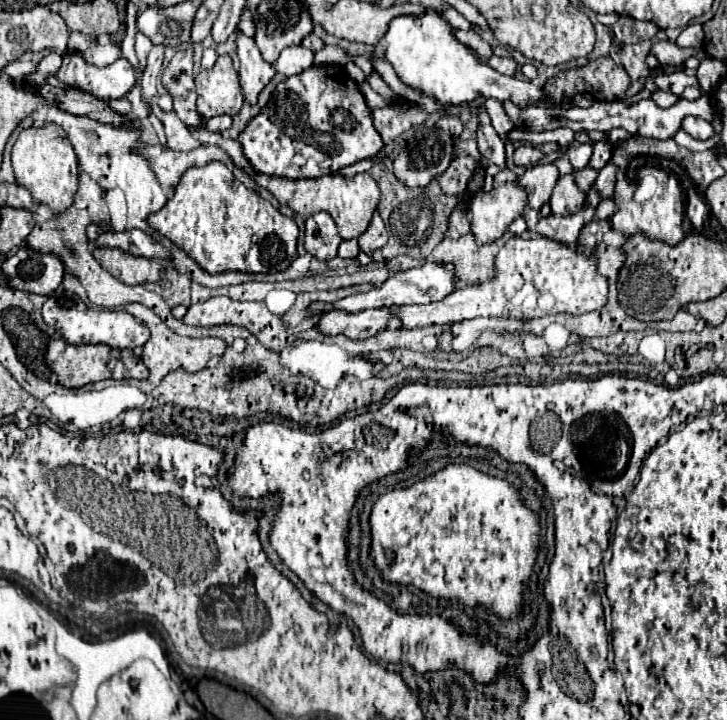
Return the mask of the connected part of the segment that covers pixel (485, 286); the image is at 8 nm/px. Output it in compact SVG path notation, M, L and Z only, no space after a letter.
M510 237L494 261L494 277L468 285L464 289L454 291L454 295L448 295L446 299L438 303L428 305L410 305L410 307L398 307L398 319L402 321L404 329L414 327L426 327L426 325L444 325L444 323L460 323L466 319L478 319L478 317L490 317L490 319L536 319L546 315L558 315L558 313L570 313L570 315L584 315L590 311L596 311L608 303L608 279L598 273L598 261L594 253L584 253L578 249L580 243L564 245L558 241L552 241L548 237L534 237L534 239L522 239L522 237Z

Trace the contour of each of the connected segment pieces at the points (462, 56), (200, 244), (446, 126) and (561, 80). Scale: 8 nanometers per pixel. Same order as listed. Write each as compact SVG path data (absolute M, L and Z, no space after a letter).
M426 11L422 17L396 17L390 21L390 29L386 33L386 59L392 63L398 77L412 89L422 91L424 95L436 97L440 103L456 105L464 101L472 101L478 97L492 97L498 101L512 101L516 107L576 107L576 101L564 97L562 101L554 101L542 87L536 87L528 79L508 77L494 71L490 65L480 63L478 57L462 43L458 43L452 35L450 23L442 19L436 11Z
M208 163L204 167L192 167L190 171L186 171L186 175L182 175L182 183L178 183L176 187L174 197L166 203L166 207L150 215L148 223L158 233L168 237L174 245L182 247L208 273L222 273L230 269L242 273L278 273L286 271L298 257L296 243L300 231L296 221L282 215L256 191L244 187L224 163Z
M442 115L440 121L438 121L438 127L444 129L444 131L450 131L450 133L454 135L454 139L456 139L456 137L462 133L462 129L464 129L460 117L456 117L456 115Z
M600 57L580 69L562 71L548 79L544 89L554 97L576 97L578 93L592 95L596 101L620 101L630 87L630 77L622 65L616 65L612 57Z

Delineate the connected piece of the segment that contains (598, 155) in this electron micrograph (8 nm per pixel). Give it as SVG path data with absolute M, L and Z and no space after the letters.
M604 141L594 143L594 153L592 153L592 159L590 159L588 167L600 171L610 161L610 157L612 157L612 145L610 143L604 143Z

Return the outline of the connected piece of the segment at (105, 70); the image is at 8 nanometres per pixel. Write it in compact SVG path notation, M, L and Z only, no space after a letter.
M70 55L76 83L100 99L120 99L136 83L136 71L128 59L118 59L108 67L88 65L78 55Z

